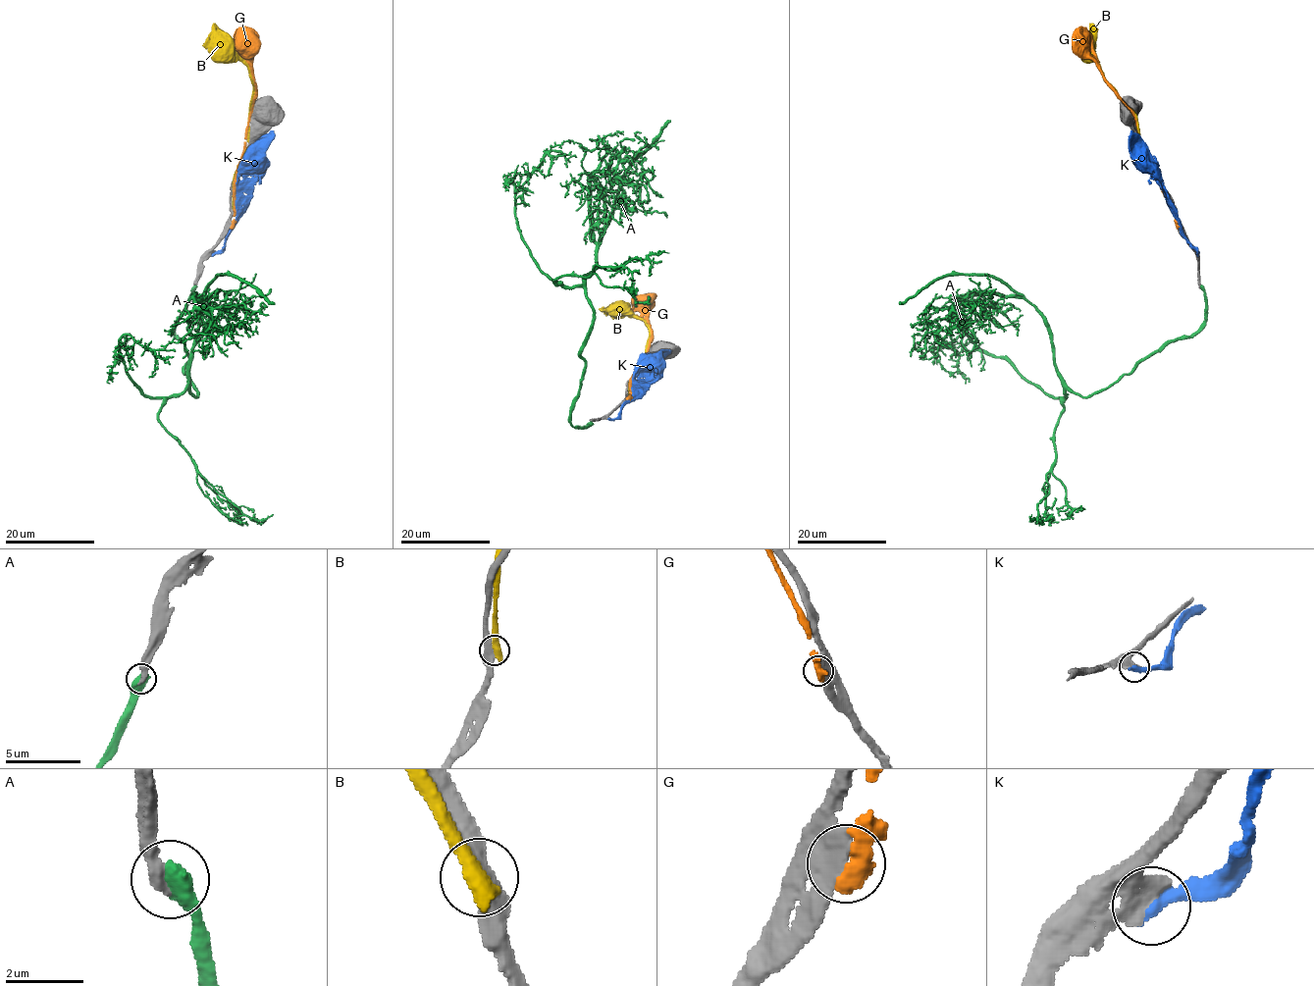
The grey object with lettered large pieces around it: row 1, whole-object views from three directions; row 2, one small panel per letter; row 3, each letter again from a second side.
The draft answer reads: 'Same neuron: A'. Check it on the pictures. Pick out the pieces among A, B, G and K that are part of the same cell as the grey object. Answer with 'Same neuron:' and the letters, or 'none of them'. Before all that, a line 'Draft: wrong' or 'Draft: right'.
Draft: right
Same neuron: A

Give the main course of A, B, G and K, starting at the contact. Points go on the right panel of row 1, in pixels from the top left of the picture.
A: (1201, 286), (1198, 332), (1087, 396), (1059, 373), (1047, 320), (1024, 297), (963, 294), (952, 317), (996, 288)
B: (1174, 206), (1141, 142), (1136, 114), (1107, 81), (1093, 49), (1093, 26), (1089, 24)
G: (1177, 225), (1174, 210), (1139, 142), (1135, 117), (1088, 52), (1086, 31), (1081, 26)
K: (1197, 254), (1169, 205), (1161, 177), (1152, 160), (1134, 142), (1130, 130)

